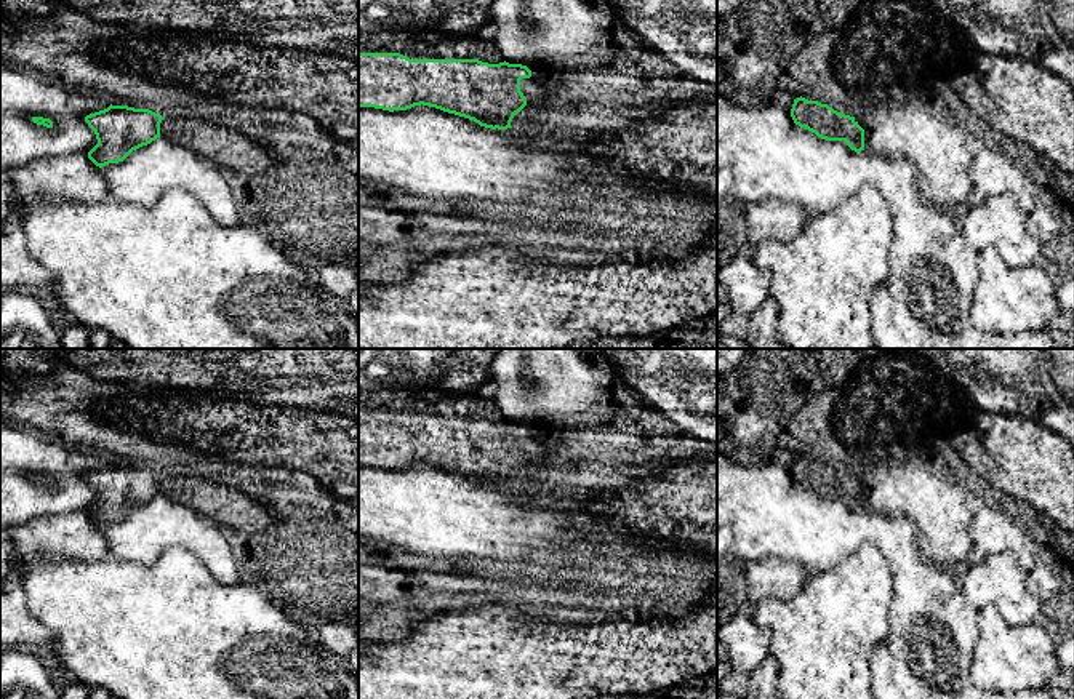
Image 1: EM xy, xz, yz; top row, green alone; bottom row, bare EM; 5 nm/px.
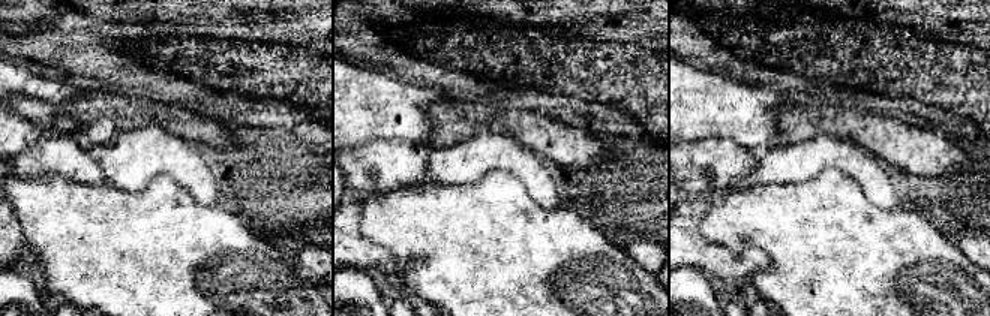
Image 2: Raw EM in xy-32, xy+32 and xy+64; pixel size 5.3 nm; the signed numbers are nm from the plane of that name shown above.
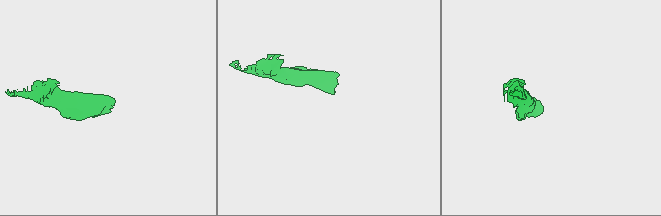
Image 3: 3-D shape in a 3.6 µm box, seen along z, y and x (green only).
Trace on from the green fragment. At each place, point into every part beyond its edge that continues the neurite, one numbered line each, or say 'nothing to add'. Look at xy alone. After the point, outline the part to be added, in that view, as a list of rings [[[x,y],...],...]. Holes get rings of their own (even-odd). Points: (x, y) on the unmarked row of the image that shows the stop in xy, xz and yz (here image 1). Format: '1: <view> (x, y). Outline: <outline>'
1: xy (228, 506). Outline: [[[163,477],[160,496],[242,533],[261,533],[271,528],[272,523],[264,502],[250,499],[238,489],[219,485],[210,478]]]

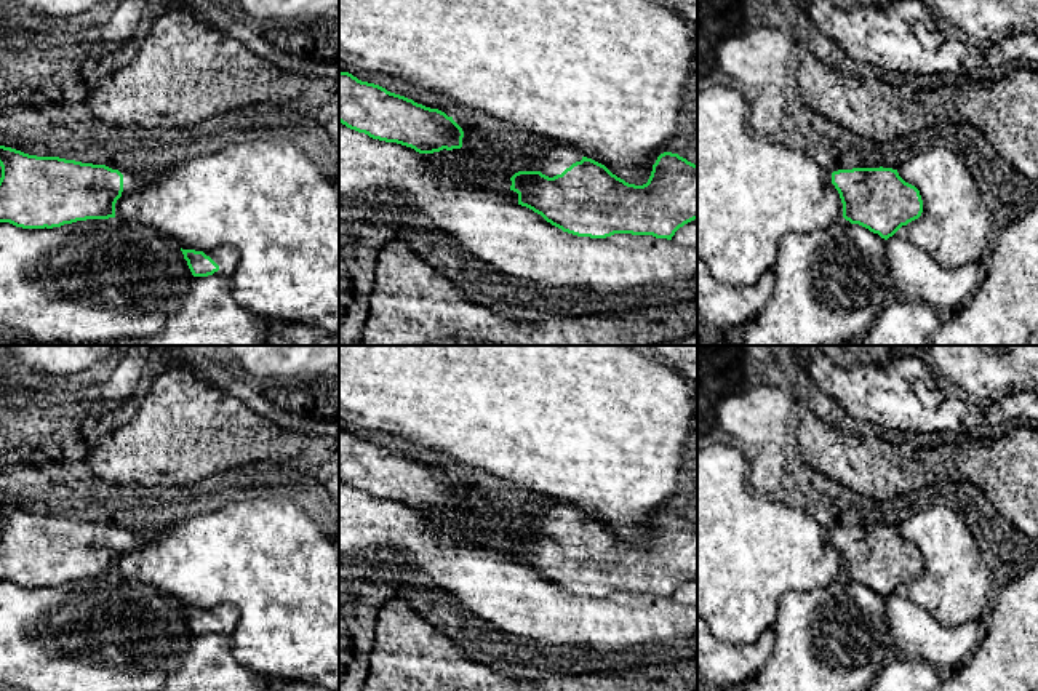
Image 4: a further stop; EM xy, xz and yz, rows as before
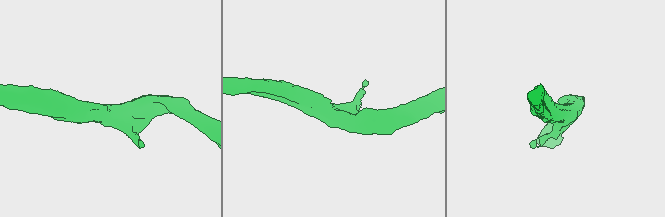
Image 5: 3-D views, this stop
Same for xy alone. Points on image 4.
1: xy (131, 541). Outline: [[[110,525],[112,528],[118,528],[123,533],[123,550],[122,553],[128,553],[133,552],[136,549],[146,547],[149,544],[150,539],[142,537],[123,526],[118,525]]]
2: xy (226, 616). Outline: [[[219,605],[206,609],[205,613],[210,614],[219,624],[219,629],[213,633],[232,635],[240,619],[238,609],[230,605]]]

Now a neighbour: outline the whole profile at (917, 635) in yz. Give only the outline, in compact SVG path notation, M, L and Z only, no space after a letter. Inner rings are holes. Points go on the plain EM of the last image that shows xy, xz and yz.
M897 593L886 598L886 619L896 654L926 661L942 673L956 670L984 638L980 621L945 627L923 606Z

